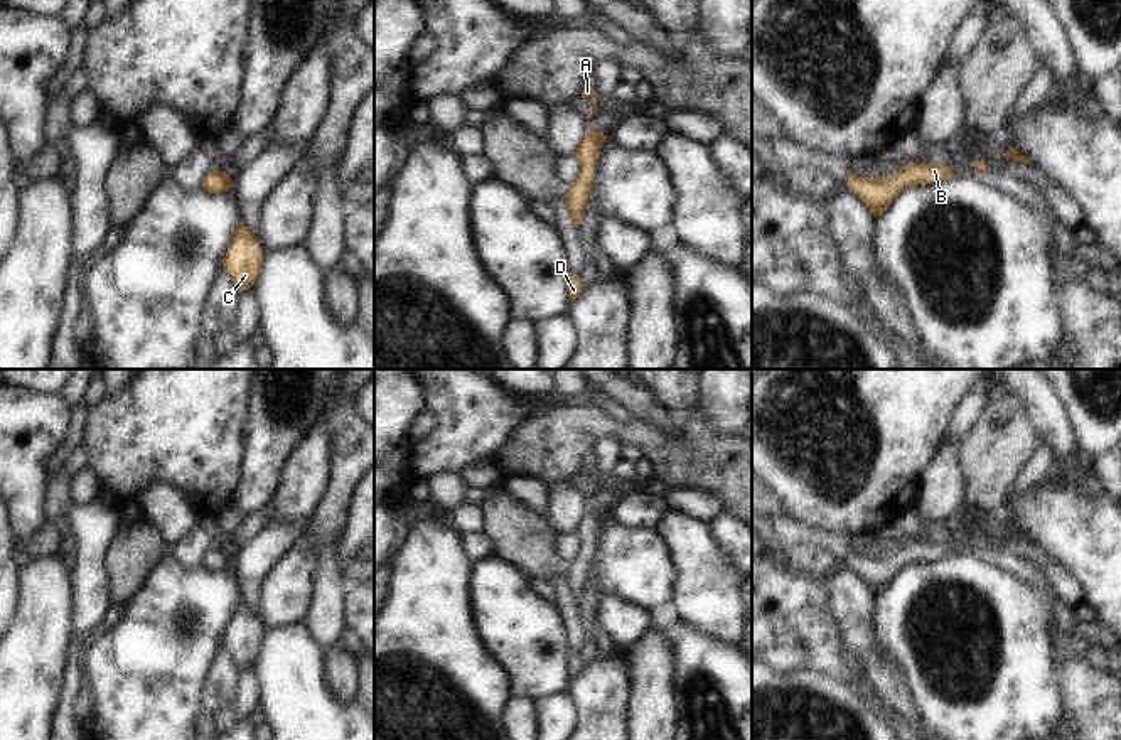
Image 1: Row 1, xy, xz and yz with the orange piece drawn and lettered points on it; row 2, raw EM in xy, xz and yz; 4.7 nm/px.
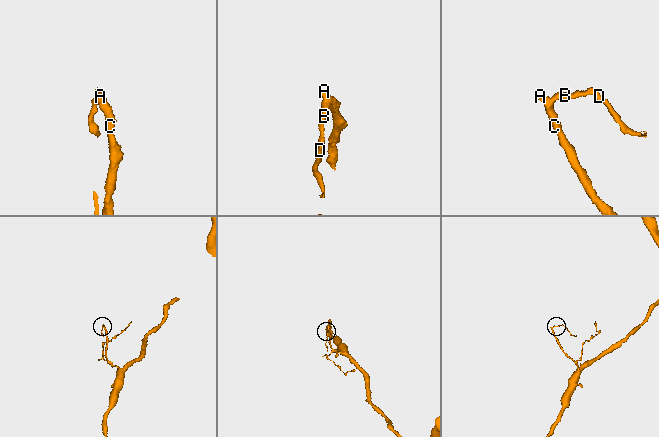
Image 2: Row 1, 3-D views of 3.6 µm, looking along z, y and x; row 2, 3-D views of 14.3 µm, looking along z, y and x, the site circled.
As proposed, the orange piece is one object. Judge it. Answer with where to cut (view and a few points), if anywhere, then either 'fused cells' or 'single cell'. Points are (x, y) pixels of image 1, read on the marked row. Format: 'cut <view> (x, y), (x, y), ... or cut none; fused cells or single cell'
cut none; single cell

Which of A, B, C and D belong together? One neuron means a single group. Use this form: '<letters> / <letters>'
A B C D

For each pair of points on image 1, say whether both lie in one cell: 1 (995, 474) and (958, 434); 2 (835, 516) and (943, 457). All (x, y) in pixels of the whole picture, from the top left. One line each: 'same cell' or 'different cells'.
1: different cells
2: different cells

